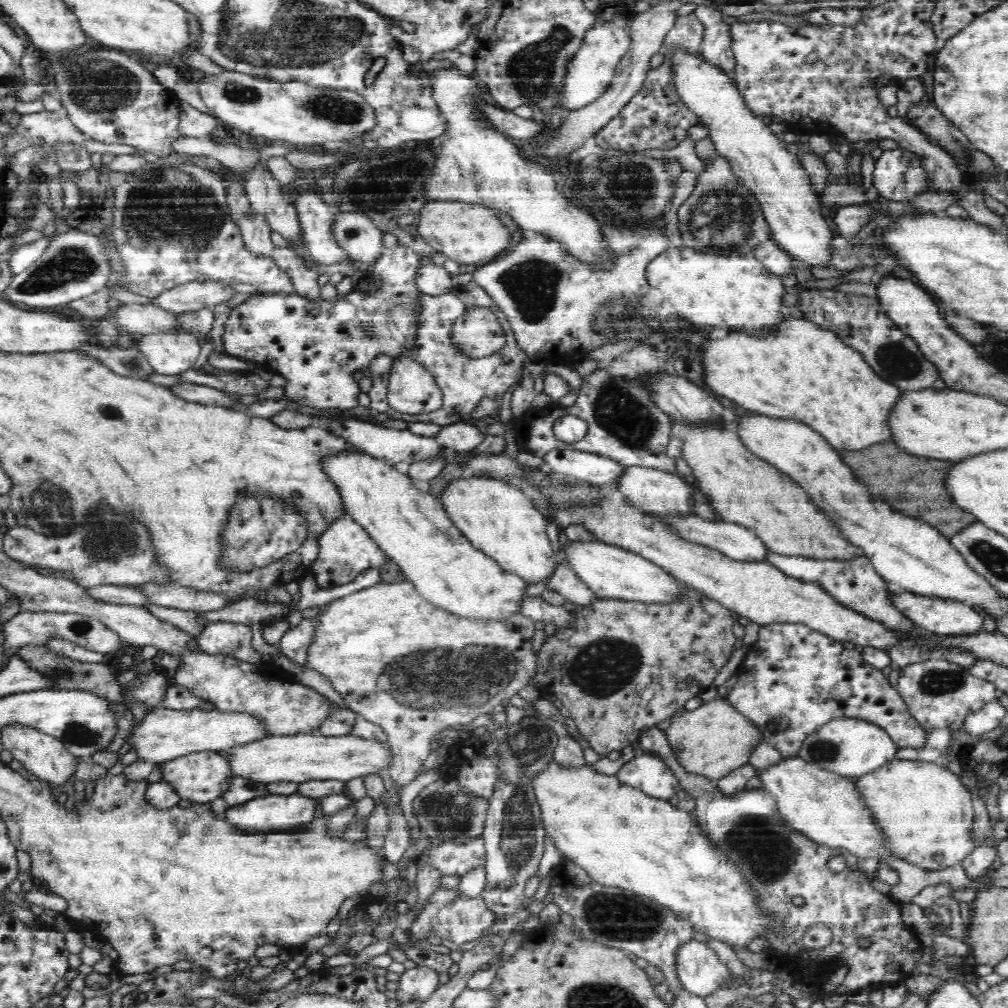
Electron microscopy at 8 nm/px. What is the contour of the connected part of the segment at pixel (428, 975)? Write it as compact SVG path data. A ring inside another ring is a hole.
M428 965L408 968L399 980L397 994L401 1001L425 1001L439 987L438 971Z

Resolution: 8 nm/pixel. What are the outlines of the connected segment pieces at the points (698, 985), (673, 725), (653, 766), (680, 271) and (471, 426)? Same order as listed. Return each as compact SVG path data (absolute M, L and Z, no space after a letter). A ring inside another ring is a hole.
M692 937L676 946L674 960L682 988L701 998L714 993L720 980L729 972L712 949Z
M711 692L699 708L672 719L665 735L676 759L686 770L712 779L722 778L731 770L747 764L754 750L765 740L765 732L750 716L738 711L728 698Z
M640 754L626 762L614 775L618 781L628 786L642 789L656 798L675 801L675 795L681 789L679 780L669 764L660 755Z
M670 246L664 253L660 254L658 258L655 258L650 265L646 267L646 277L650 287L659 289L676 309L677 314L681 317L698 324L698 326L720 326L720 328L728 328L732 332L740 332L740 334L750 334L750 336L764 336L764 334L774 334L778 332L778 324L790 320L791 316L786 318L784 314L784 300L782 296L786 294L786 287L784 288L784 282L782 278L771 274L761 262L754 256L742 256L742 255L717 255L714 253L696 253L692 250L686 250L685 247L675 248Z
M454 423L442 426L441 431L433 437L439 447L446 447L458 454L466 454L484 442L484 431L476 423Z

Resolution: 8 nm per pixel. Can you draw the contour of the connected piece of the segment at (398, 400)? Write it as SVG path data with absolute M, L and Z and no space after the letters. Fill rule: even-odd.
M398 361L388 383L390 408L406 414L426 414L442 406L443 392L435 378L418 363Z

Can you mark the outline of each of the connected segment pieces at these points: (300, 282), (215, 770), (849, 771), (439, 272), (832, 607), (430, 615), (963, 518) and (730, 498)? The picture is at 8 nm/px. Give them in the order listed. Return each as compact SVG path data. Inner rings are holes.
M276 246L271 257L277 262L278 267L288 273L298 296L309 301L320 299L320 286L317 282L319 275L311 273L304 260L300 260L289 248L282 246Z
M195 751L174 758L163 764L163 778L169 780L183 799L191 802L211 802L220 798L230 788L235 774L233 760L226 758L220 751Z
M839 717L810 734L803 742L799 758L842 776L861 777L897 759L899 751L898 744L877 723L860 717Z
M419 256L418 263L415 284L419 292L444 294L448 289L453 288L452 280L454 278L443 266L435 264L430 256Z
M543 468L539 469L539 474L541 474L539 476L540 482L534 482L532 485L546 495L548 499L548 508L546 508L548 514L544 517L546 522L556 522L560 529L570 525L580 525L598 542L640 554L660 566L664 566L666 570L680 578L681 582L688 584L699 593L702 592L709 599L717 600L743 622L754 622L754 624L759 624L761 627L766 625L806 625L808 628L835 638L837 641L850 641L857 648L873 646L874 648L884 649L894 642L894 637L890 636L888 629L882 628L882 625L878 624L878 622L870 621L863 614L854 612L848 607L841 605L831 594L828 594L821 579L794 578L782 572L769 561L742 562L734 560L726 556L722 551L716 550L713 546L706 546L702 542L694 542L693 539L686 538L684 534L681 534L677 526L673 526L670 521L666 521L666 519L633 504L631 499L625 496L622 490L617 487L596 487L587 484L586 489L592 491L587 497L558 499L553 491L558 489L567 491L584 489L585 486L578 484L575 479L571 479L568 476L561 476L553 471L547 473Z
M405 579L402 582L394 583L393 580L382 582L369 586L358 592L346 594L342 598L336 598L320 606L318 609L310 612L311 638L310 646L306 650L307 667L320 672L324 678L332 683L334 690L342 697L342 700L348 705L352 711L358 713L365 720L374 722L374 724L382 727L386 732L390 742L394 742L394 751L398 754L398 760L394 762L394 766L389 770L390 778L394 787L386 790L381 801L386 808L390 820L390 828L397 825L398 814L402 814L400 809L400 794L402 788L408 786L410 782L414 782L416 778L420 778L424 772L430 772L424 763L428 758L431 749L430 742L434 736L438 736L442 731L451 729L456 724L468 725L482 714L491 714L496 705L506 704L509 701L518 702L518 694L521 687L524 687L533 677L536 670L536 655L532 653L532 638L534 636L535 623L531 618L524 616L523 613L514 616L512 620L502 622L480 622L472 619L464 620L458 618L454 614L446 614L444 610L432 606L428 600L424 600L418 592L411 580Z
M892 442L886 446L840 453L842 458L853 467L855 474L864 478L878 495L885 496L886 501L892 506L905 511L906 514L914 514L918 518L925 519L950 538L967 526L979 522L977 516L958 506L954 496L950 494L948 478L957 465L956 461L946 462L930 456L910 454L908 450Z
M668 415L670 421L670 432L668 437L672 440L682 440L681 458L690 466L694 478L693 483L700 493L707 496L711 508L717 518L726 522L744 524L751 528L768 546L773 553L784 556L802 556L812 558L850 558L858 548L853 547L832 527L830 521L826 520L822 512L814 508L814 505L803 493L802 488L782 472L777 466L760 458L754 451L745 445L741 438L740 418L734 420L706 419L678 419Z

